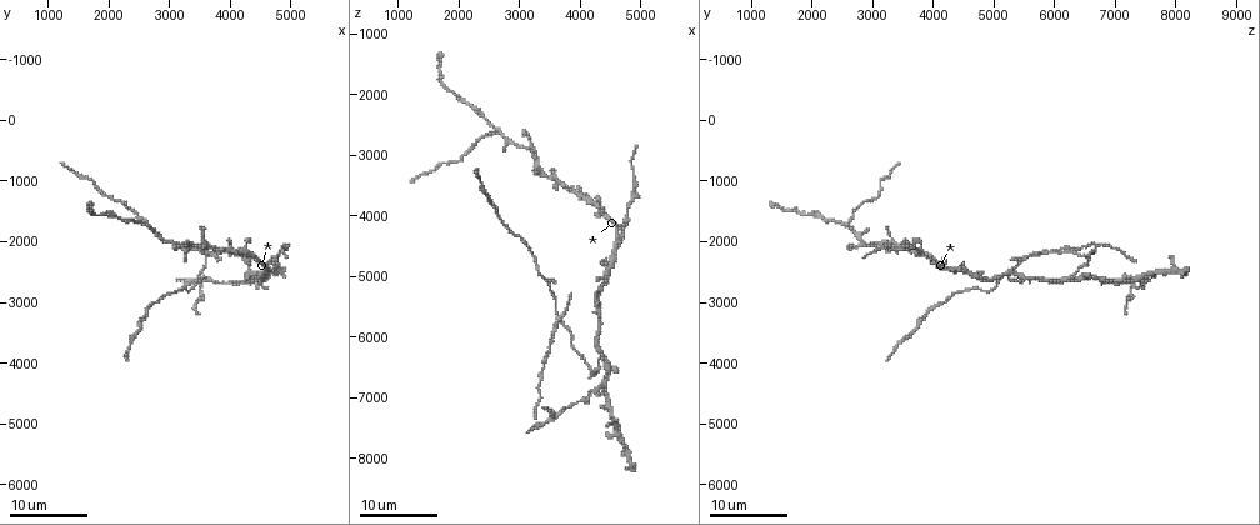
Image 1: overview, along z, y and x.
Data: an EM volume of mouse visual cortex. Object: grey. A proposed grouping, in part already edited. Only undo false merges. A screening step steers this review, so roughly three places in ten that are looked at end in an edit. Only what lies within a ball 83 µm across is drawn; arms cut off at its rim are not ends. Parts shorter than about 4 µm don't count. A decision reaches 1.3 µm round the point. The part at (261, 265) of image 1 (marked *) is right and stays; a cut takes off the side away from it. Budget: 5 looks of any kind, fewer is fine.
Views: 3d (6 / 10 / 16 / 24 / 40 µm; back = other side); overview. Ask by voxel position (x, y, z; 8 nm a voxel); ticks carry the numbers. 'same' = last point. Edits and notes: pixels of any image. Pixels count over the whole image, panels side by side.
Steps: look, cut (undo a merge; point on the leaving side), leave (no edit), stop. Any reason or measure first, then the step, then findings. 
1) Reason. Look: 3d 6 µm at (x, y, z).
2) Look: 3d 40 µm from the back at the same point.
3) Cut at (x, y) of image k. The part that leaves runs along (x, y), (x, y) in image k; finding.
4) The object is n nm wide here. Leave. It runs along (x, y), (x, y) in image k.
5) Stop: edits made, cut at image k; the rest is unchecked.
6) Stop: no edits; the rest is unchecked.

Arms part here. Look: 3d 24 µm at (4750, 2500, 4350).

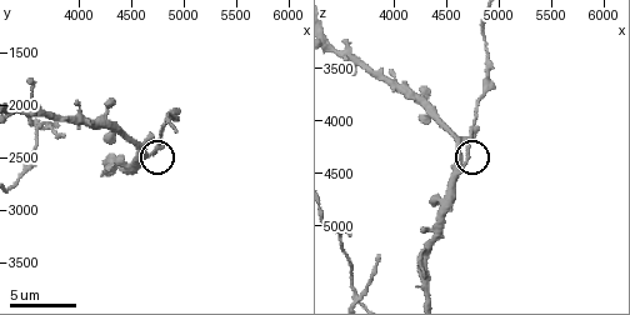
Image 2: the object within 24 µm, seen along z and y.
Look: 3d 10 µm at the same point.

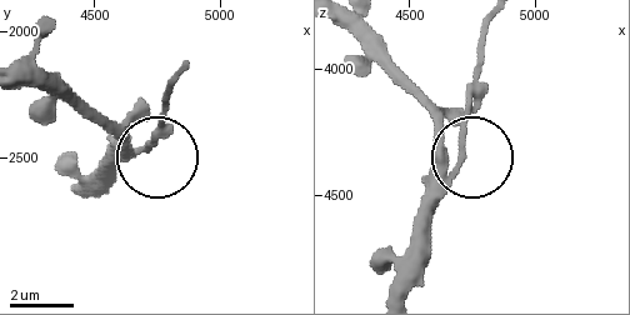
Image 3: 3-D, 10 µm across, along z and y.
The side arm is 12 µm long. Cut at (148, 141) of image 3. The part that leaves runs along (456, 168), (480, 25) in image 3; a second neuron is stuck on.

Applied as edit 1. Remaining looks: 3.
Look: overview.

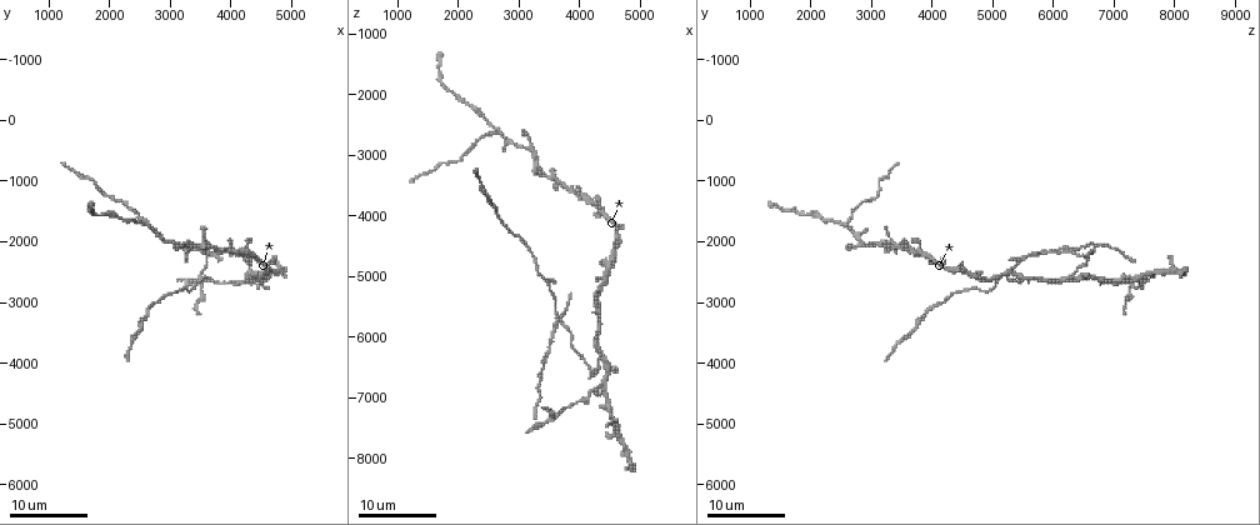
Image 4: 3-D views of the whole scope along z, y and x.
Look: 3d 24 µm at (4350, 2600, 6900).

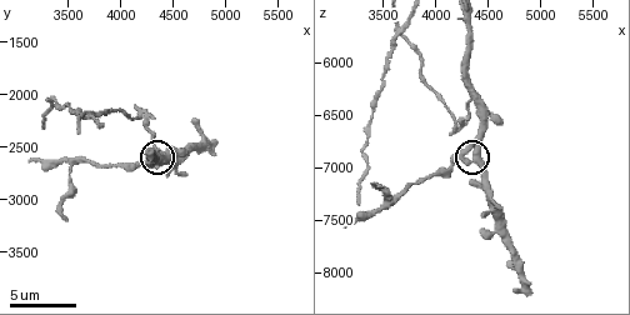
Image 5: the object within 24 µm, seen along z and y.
Look: 3d 6 µm at the same point.

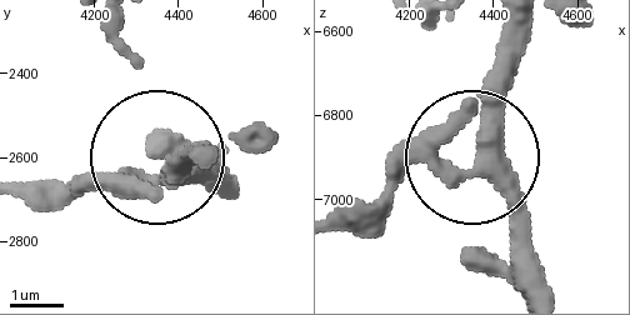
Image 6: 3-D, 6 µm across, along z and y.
Cut at (54, 189) of image 6. The part that leaves runs along (106, 179), (30, 193) in image 6; two neurons meet here.

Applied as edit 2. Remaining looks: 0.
Stop: edits made, cut at image 3, cut at image 6; the rest is unchecked.

